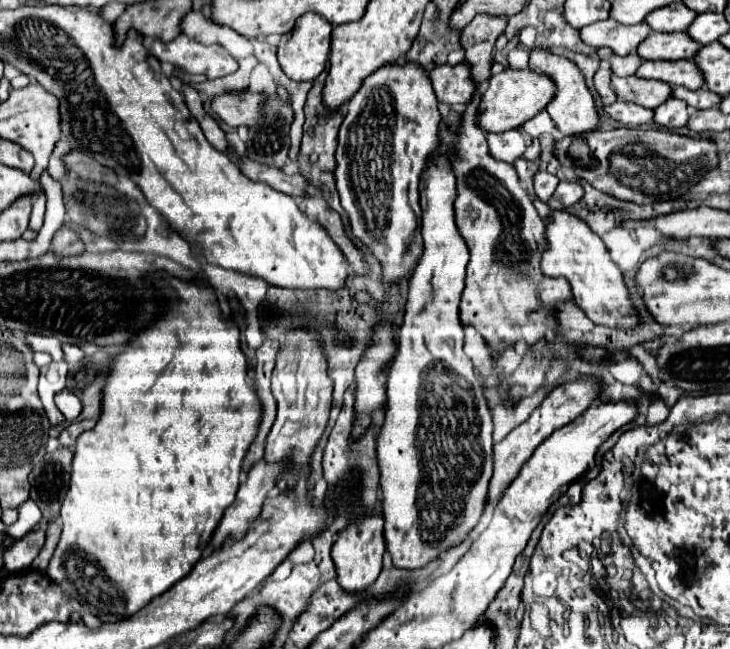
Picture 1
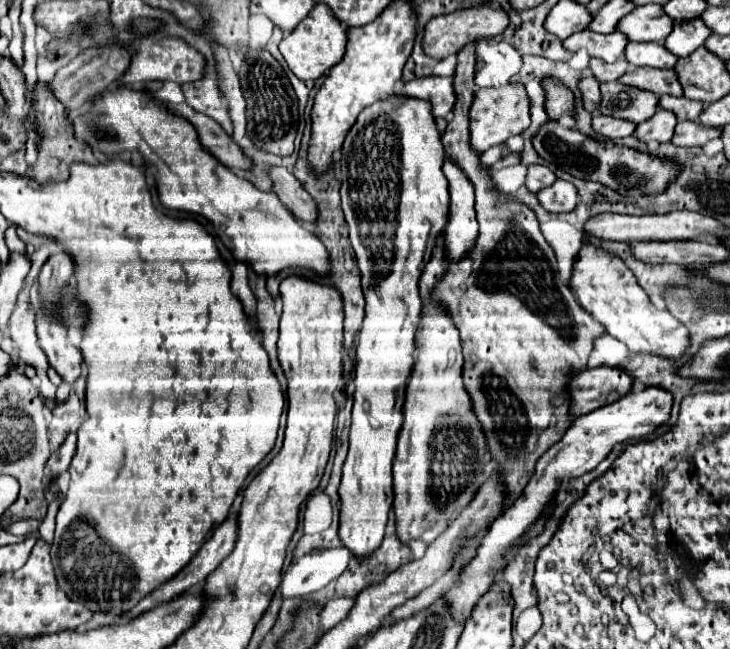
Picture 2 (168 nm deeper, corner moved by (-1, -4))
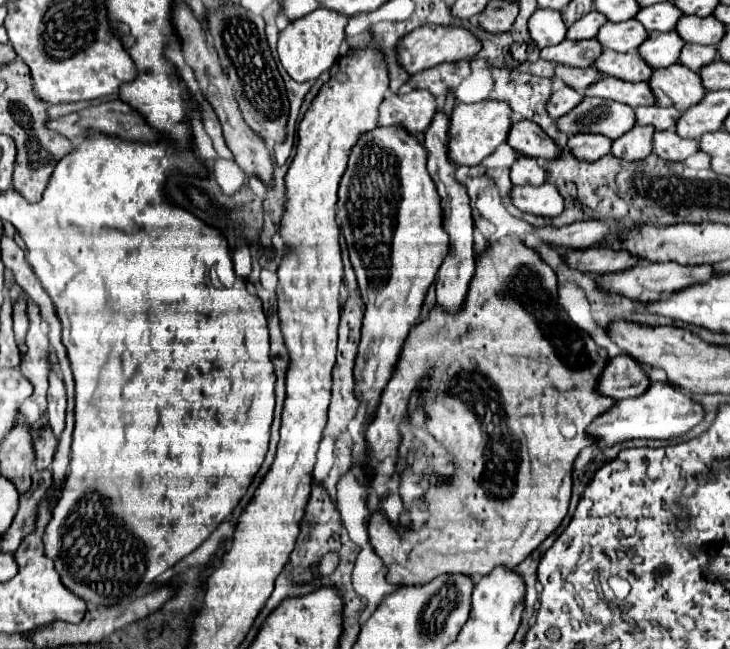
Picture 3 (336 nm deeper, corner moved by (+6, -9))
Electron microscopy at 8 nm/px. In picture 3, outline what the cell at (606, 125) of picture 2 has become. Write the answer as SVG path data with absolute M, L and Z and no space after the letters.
M572 135L568 145L578 159L594 161L610 153L612 139L606 139L606 135Z

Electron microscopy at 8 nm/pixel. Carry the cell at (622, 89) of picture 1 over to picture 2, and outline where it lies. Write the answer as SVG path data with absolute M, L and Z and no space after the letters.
M619 82L601 84L601 104L599 112L605 116L621 118L633 124L649 120L657 112L657 96L637 90L631 86L621 86Z

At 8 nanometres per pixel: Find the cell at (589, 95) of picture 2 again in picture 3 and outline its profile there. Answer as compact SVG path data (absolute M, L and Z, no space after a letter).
M564 85L560 91L556 91L556 93L552 95L552 99L550 99L550 103L548 103L548 113L550 113L552 119L560 119L562 115L570 113L572 107L576 107L582 99L584 99L582 93L578 93L578 91L574 91L572 87L566 87L566 85Z

